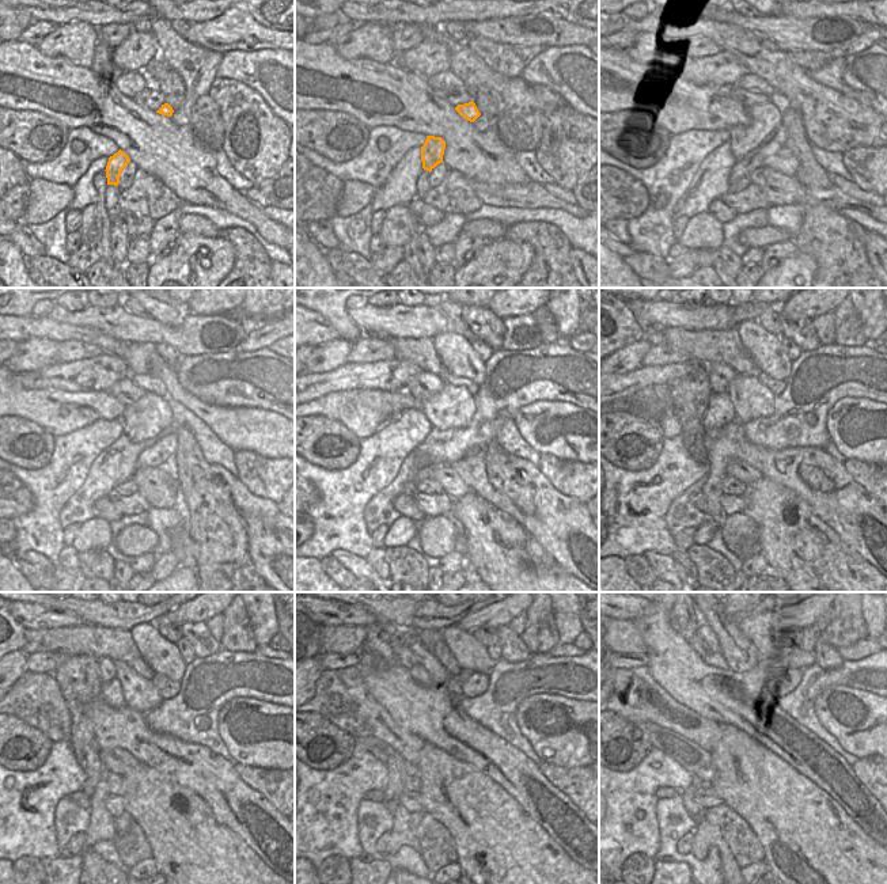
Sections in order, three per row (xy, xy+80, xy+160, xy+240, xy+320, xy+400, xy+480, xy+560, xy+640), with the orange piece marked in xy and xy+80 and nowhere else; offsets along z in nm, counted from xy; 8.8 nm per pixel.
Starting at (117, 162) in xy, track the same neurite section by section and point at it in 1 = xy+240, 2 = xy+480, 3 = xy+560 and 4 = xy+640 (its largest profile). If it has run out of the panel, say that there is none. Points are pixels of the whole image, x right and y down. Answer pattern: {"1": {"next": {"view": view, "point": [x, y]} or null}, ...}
{"1": {"next": {"view": "xy+240", "point": [147, 418]}}, "2": {"next": {"view": "xy+480", "point": [140, 694]}}, "3": {"next": {"view": "xy+560", "point": [406, 659]}}, "4": {"next": {"view": "xy+640", "point": [704, 630]}}}

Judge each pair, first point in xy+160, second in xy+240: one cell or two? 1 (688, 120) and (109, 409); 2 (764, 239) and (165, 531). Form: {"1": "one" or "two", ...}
{"1": "one", "2": "two"}

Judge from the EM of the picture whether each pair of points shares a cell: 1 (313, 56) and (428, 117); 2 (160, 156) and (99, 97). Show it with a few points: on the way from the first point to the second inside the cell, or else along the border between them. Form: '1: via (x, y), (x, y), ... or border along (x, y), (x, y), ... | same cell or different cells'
1: via (341, 71), (356, 79), (385, 86), (400, 95) | same cell
2: via (146, 141), (114, 112) | same cell

